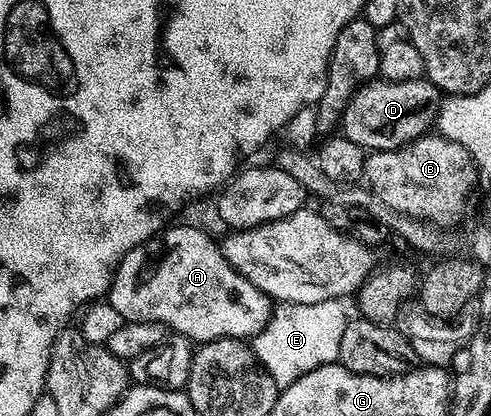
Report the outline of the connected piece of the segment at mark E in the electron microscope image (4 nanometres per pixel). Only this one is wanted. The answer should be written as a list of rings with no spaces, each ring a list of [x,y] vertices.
[[[337,299],[317,301],[313,305],[304,303],[279,303],[271,312],[268,323],[260,332],[253,336],[253,352],[259,366],[267,372],[276,387],[282,389],[293,385],[293,381],[300,379],[305,373],[317,369],[321,365],[329,365],[338,360],[341,335],[345,332],[348,321]]]

